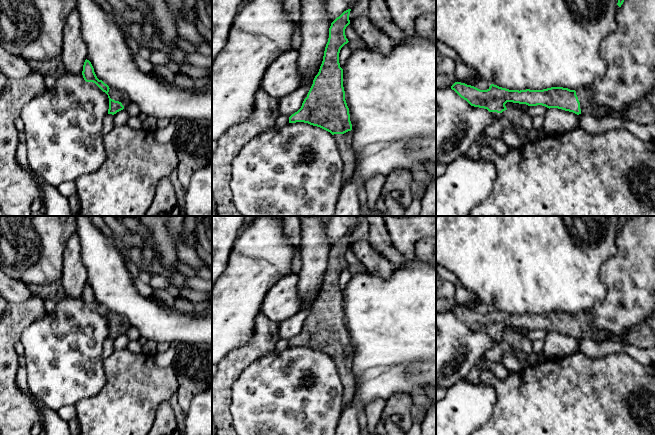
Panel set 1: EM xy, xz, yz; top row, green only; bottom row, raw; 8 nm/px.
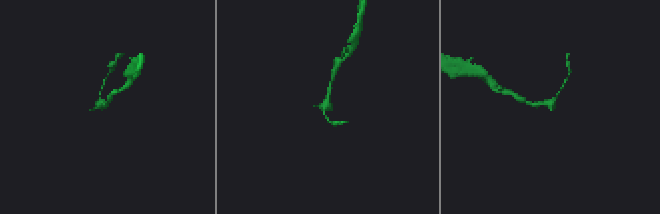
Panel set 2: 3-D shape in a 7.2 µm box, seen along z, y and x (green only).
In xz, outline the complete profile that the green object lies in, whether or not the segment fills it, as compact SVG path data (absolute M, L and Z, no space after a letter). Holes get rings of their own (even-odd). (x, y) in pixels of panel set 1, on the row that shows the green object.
M344 11L331 23L319 72L301 108L289 117L289 123L308 123L333 135L343 163L343 185L355 172L356 161L352 124L343 87L343 69L339 63L340 50L349 42L345 29L350 24L350 11Z

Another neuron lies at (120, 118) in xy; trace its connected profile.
M125 109L114 114L114 126L124 126L127 125L127 121L129 119L129 115Z

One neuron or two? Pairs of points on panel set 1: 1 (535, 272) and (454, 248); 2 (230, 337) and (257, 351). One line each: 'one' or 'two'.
1: one
2: two

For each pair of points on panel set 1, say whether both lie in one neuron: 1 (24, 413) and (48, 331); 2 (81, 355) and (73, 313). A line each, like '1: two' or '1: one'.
1: two
2: one

